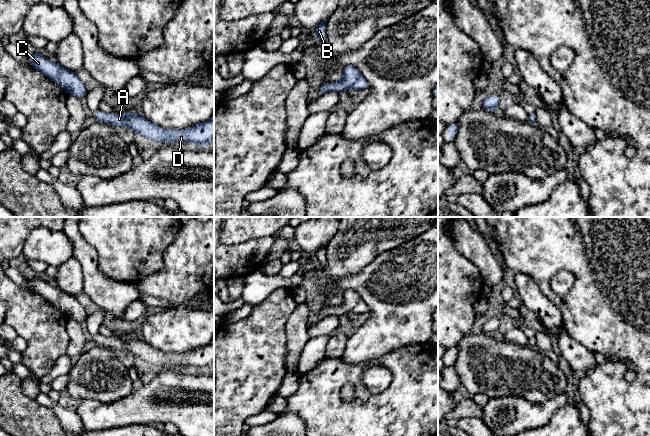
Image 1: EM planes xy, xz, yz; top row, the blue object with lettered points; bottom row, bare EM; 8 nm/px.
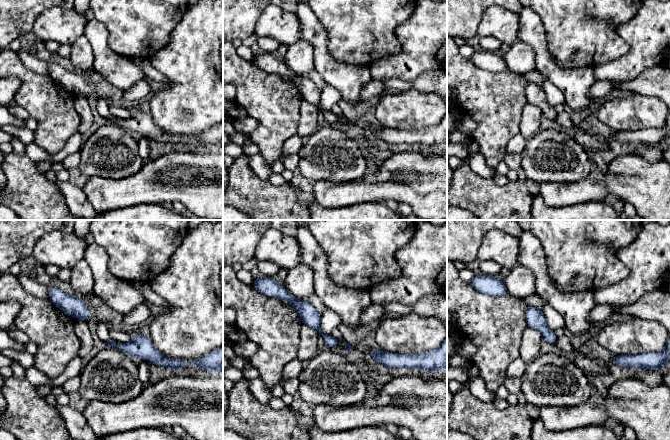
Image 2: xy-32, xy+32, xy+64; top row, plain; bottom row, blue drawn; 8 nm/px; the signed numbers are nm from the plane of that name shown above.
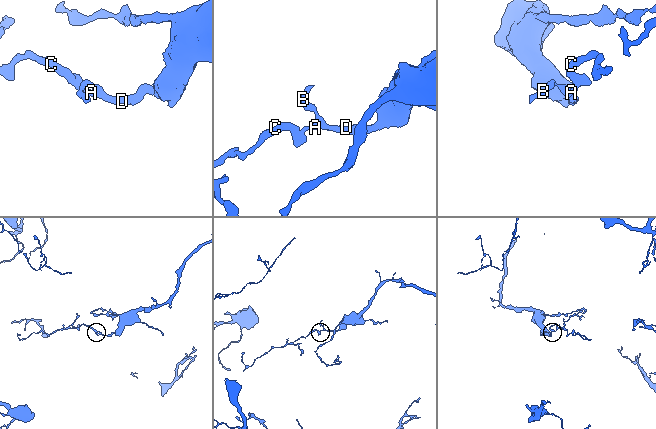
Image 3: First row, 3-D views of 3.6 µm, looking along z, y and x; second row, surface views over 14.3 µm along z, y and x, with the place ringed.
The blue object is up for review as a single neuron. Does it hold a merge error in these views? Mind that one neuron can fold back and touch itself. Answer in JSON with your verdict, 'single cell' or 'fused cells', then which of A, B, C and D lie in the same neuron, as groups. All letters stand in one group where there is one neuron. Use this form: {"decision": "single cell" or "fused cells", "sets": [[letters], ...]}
{"decision": "single cell", "sets": [["A", "B", "C", "D"]]}

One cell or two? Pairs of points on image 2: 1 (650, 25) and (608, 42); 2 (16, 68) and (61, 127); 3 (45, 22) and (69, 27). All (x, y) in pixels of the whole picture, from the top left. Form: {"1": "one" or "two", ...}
{"1": "two", "2": "one", "3": "one"}

